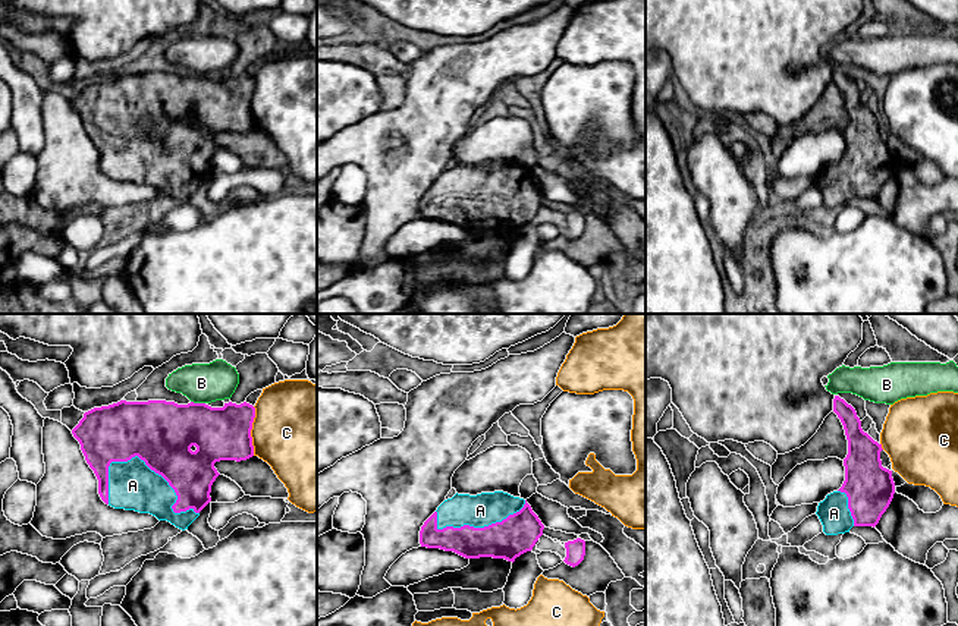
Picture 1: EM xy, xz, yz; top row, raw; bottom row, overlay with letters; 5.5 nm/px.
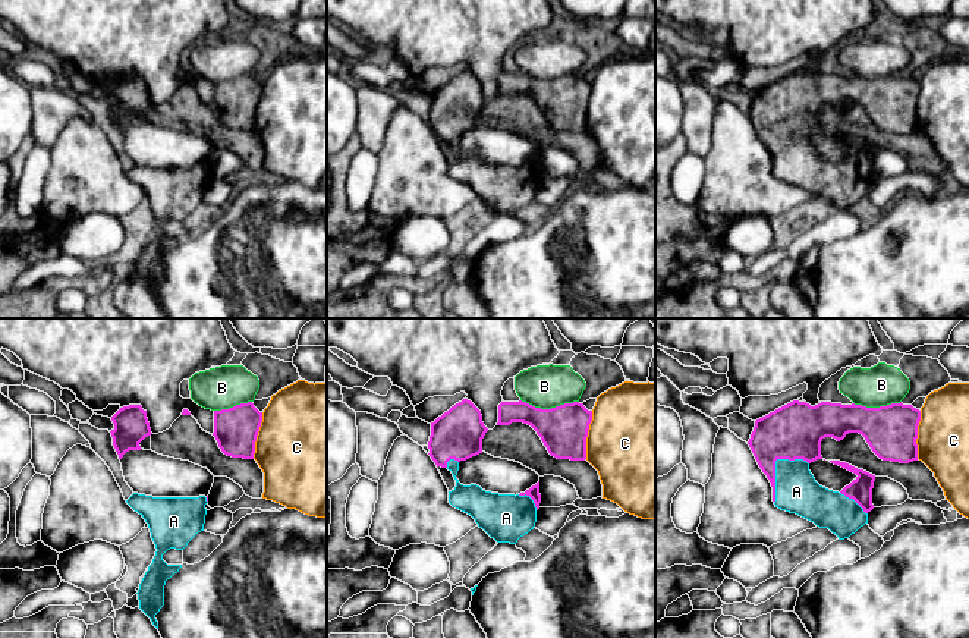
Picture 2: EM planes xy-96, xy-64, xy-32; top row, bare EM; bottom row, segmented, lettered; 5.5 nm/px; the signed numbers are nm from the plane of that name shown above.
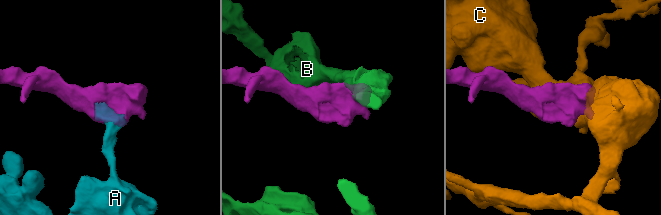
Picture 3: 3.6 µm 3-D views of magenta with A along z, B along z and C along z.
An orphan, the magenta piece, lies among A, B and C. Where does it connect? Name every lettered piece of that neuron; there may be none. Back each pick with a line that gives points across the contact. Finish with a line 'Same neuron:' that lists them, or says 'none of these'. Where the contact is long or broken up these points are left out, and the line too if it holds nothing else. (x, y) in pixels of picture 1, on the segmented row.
Same neuron: A

